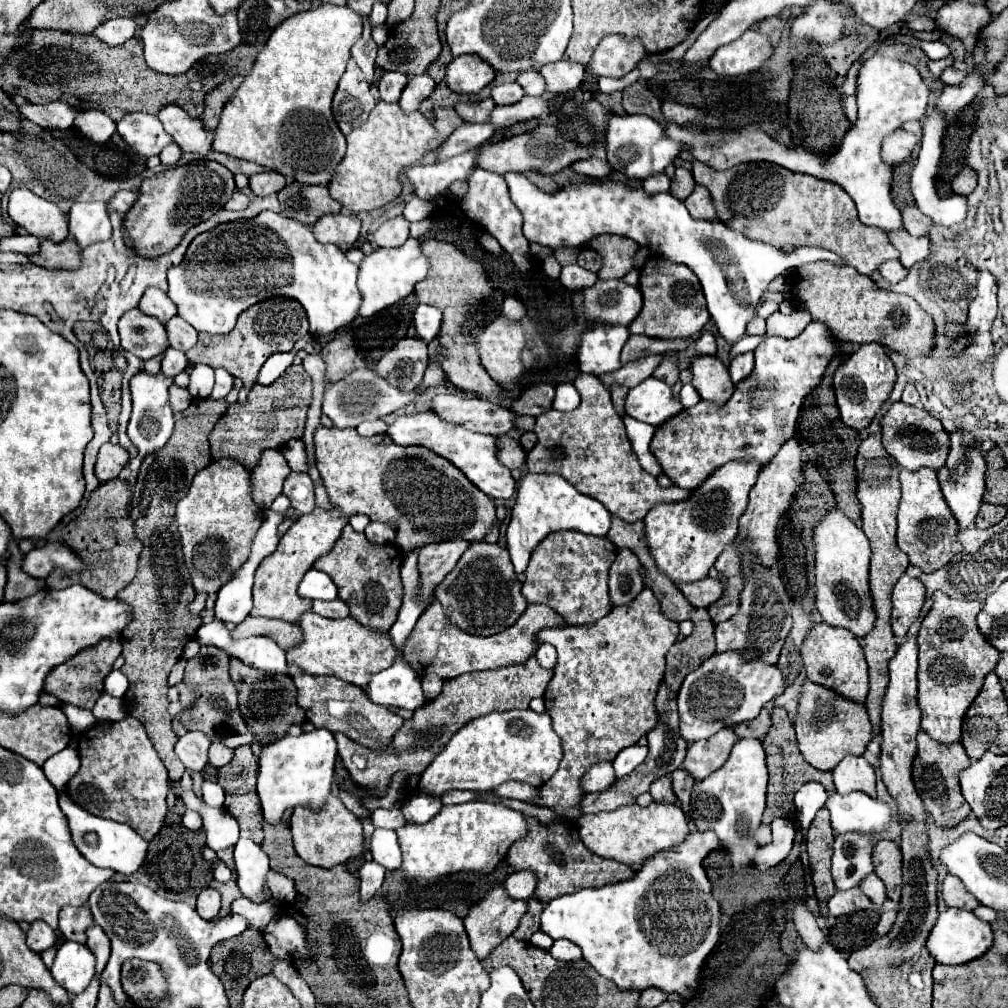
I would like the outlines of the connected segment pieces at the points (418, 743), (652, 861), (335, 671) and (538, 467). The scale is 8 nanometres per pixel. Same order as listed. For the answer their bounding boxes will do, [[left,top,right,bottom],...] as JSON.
[[335,658,553,798],[541,830,721,1000],[287,612,397,690],[527,374,691,524]]

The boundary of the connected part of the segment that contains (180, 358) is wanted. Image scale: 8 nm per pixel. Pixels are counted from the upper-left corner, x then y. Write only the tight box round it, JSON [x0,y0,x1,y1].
[161,348,189,376]

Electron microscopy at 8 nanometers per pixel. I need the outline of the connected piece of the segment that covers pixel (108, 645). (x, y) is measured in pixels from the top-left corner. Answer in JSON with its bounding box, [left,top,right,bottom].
[45,640,121,708]

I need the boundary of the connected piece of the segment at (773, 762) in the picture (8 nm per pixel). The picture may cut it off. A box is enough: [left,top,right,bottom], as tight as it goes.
[763,708,835,824]

